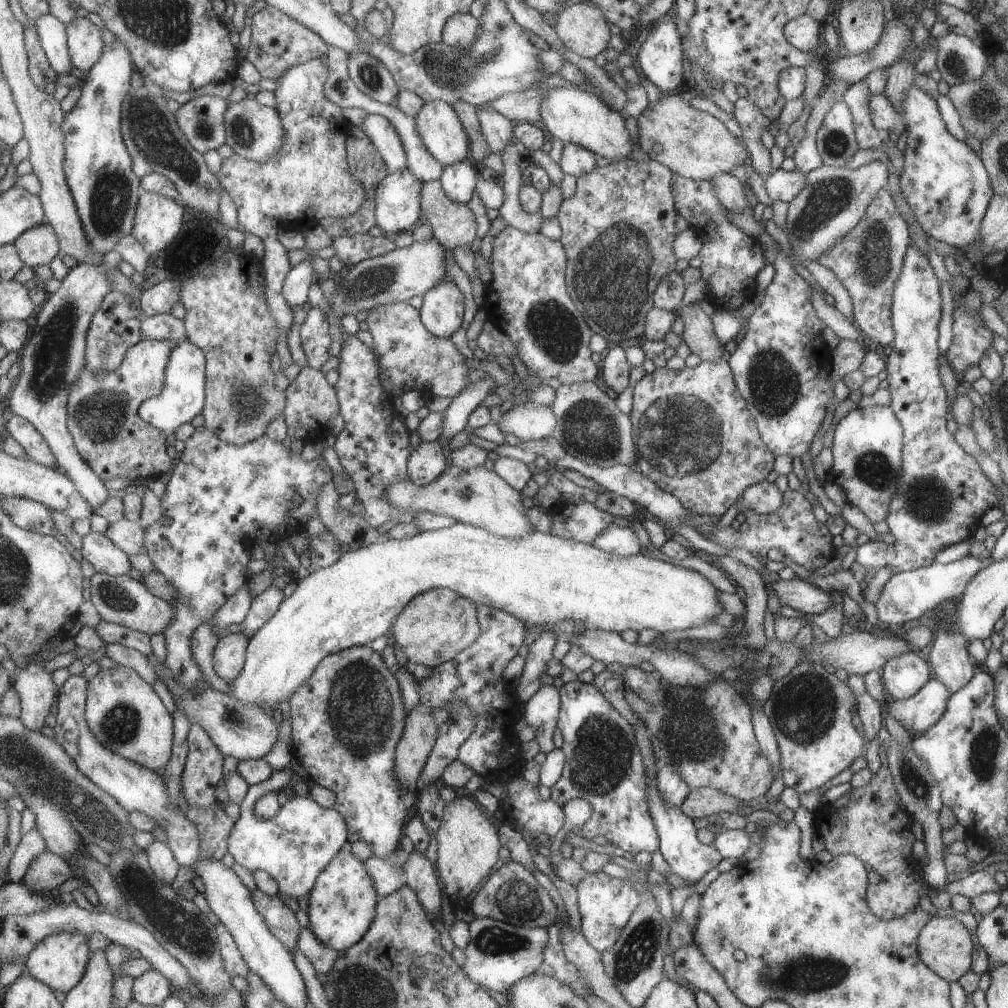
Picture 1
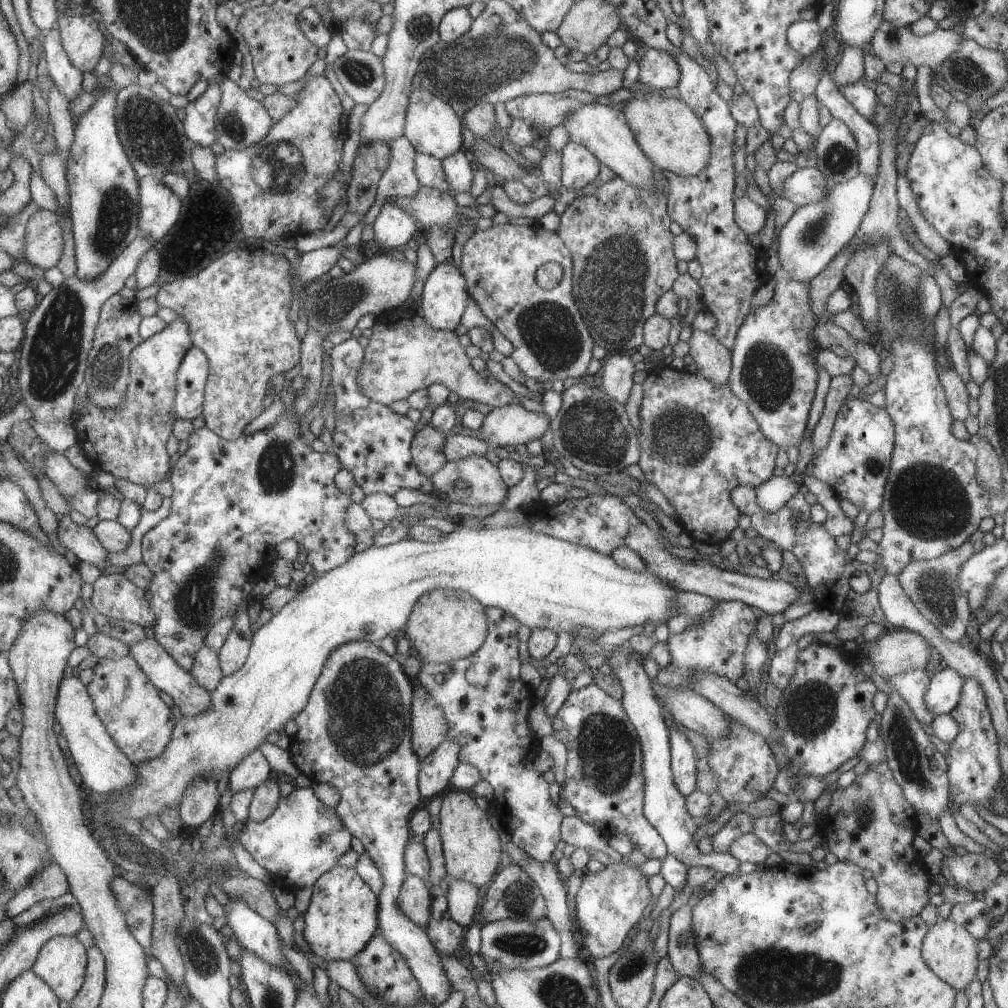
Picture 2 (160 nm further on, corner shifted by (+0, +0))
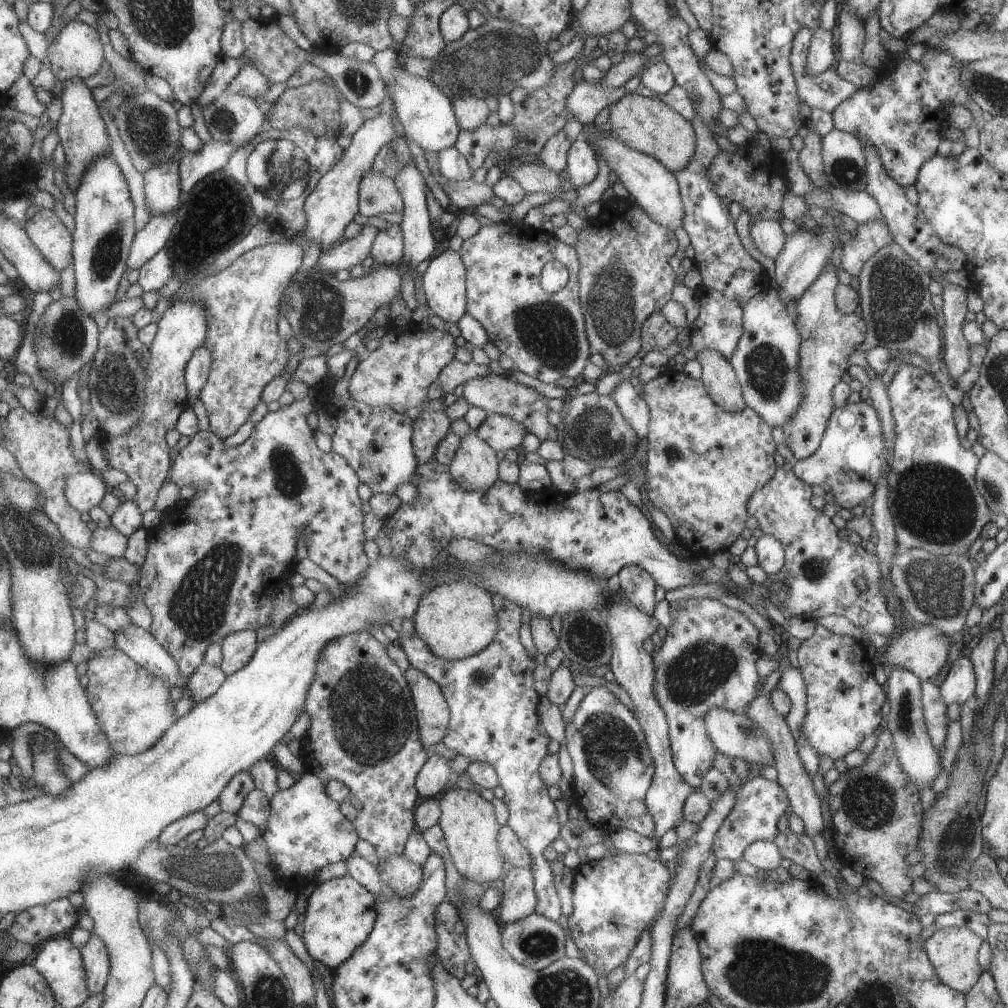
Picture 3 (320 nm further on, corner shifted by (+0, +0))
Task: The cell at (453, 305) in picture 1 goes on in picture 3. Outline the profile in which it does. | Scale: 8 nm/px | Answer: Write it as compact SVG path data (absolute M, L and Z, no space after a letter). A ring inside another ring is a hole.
M448 248L438 256L431 256L422 266L421 278L422 290L431 314L436 314L447 326L465 314L466 270L458 251Z

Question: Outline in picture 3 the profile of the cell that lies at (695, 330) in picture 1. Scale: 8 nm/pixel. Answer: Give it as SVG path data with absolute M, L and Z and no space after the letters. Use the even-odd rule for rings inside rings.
M705 349L696 353L695 359L702 370L700 381L704 391L719 408L731 413L747 407L735 371L724 356Z

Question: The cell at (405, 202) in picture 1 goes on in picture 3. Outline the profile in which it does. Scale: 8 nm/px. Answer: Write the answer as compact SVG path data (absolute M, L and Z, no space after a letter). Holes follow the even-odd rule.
M393 223L387 230L378 230L370 246L369 256L375 266L394 266L402 262L402 232L400 225Z

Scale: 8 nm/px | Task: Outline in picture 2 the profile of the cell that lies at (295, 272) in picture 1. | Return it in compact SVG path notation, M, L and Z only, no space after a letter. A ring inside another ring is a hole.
M333 245L301 254L297 276L302 286L319 278L321 274L329 272L330 268L337 262L341 251L342 247Z

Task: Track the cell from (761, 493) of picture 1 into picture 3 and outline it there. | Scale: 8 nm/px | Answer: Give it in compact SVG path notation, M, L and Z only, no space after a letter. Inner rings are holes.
M863 401L846 404L833 409L817 450L810 457L797 461L791 469L800 481L810 487L820 486L833 495L839 508L850 510L857 504L865 504L865 498L872 496L875 481L887 468L890 452L883 439L879 417L872 406Z

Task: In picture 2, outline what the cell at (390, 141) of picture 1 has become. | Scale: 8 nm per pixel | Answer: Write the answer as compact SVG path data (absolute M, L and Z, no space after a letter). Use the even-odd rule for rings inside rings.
M403 136L386 142L390 150L390 161L378 180L375 198L361 221L372 226L385 199L389 197L412 197L421 186L414 169L416 150Z

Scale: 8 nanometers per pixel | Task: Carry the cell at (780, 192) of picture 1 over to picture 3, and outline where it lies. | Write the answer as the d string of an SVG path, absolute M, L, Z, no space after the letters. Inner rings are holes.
M831 186L813 189L805 194L804 201L808 208L834 208L838 213L852 218L859 225L882 218L877 201L863 191L853 192Z

